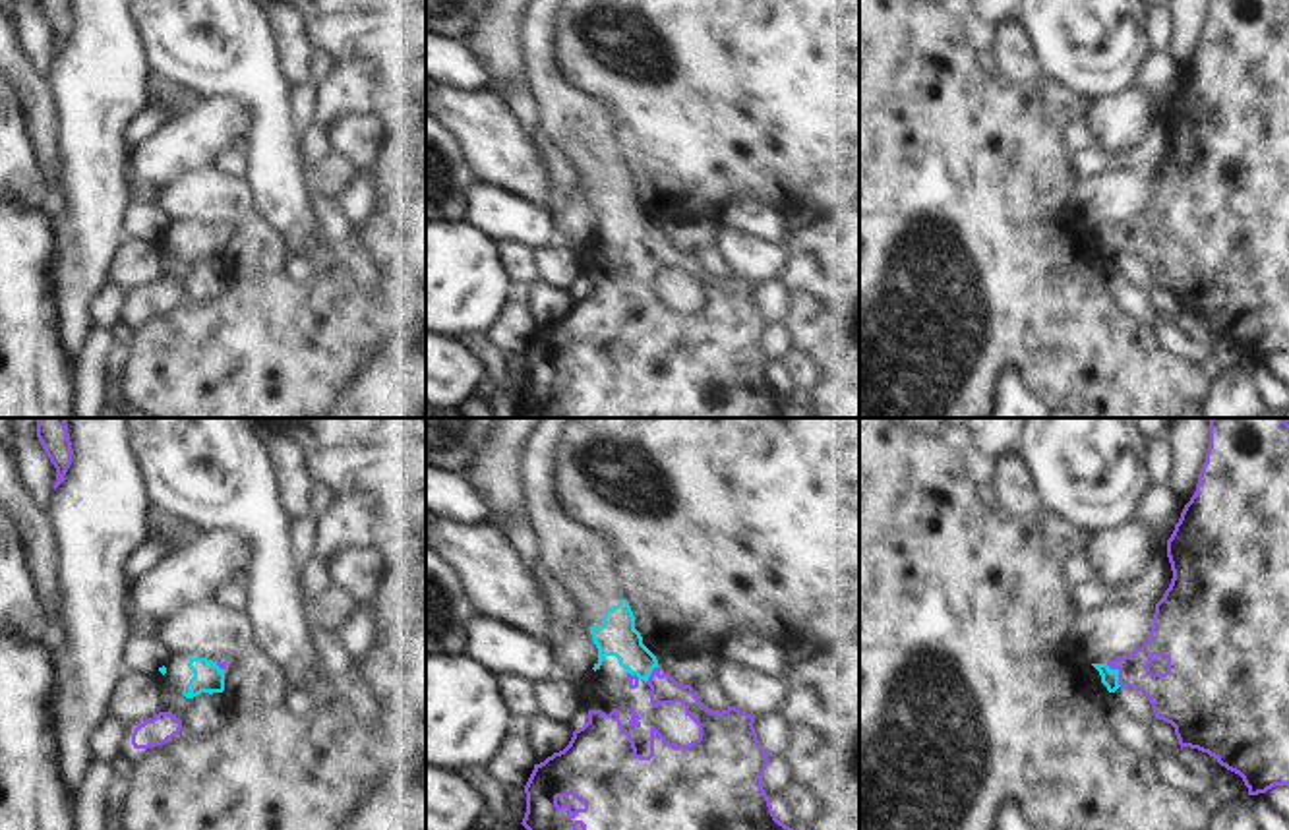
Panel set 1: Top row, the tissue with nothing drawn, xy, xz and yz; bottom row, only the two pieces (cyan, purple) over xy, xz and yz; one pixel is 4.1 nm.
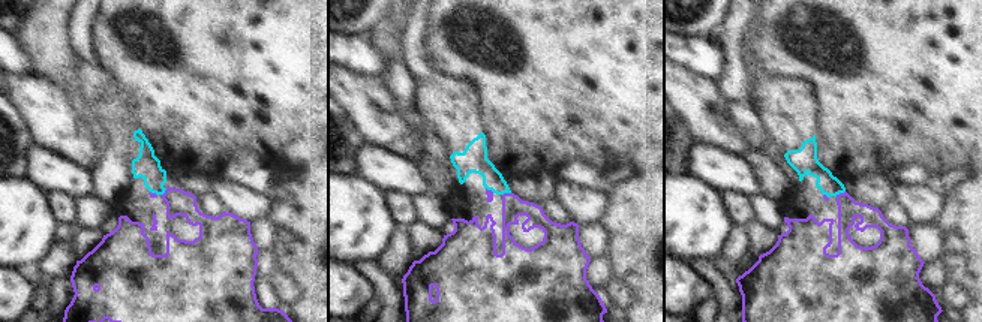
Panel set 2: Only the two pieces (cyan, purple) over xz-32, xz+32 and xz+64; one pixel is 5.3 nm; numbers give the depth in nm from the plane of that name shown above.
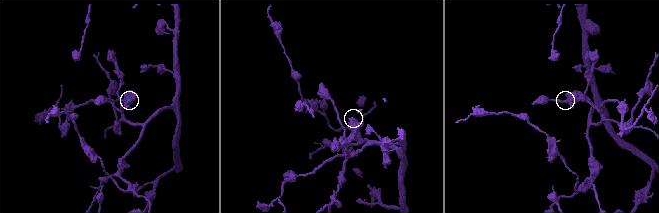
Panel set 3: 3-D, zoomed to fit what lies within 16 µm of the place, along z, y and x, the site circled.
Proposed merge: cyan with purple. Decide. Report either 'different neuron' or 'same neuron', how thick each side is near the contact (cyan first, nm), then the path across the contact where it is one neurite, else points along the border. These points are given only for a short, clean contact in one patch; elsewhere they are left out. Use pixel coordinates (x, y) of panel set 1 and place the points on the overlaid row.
same neuron; 80 nm thick on the cyan side, 200 nm on the other; runs through yz (1109, 678), (1117, 674), (1137, 674), (1173, 695)

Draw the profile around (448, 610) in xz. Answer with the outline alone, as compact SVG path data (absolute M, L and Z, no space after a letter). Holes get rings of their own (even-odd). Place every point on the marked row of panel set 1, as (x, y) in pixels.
M426 544L426 654L459 656L465 652L466 623L476 615L455 571Z

